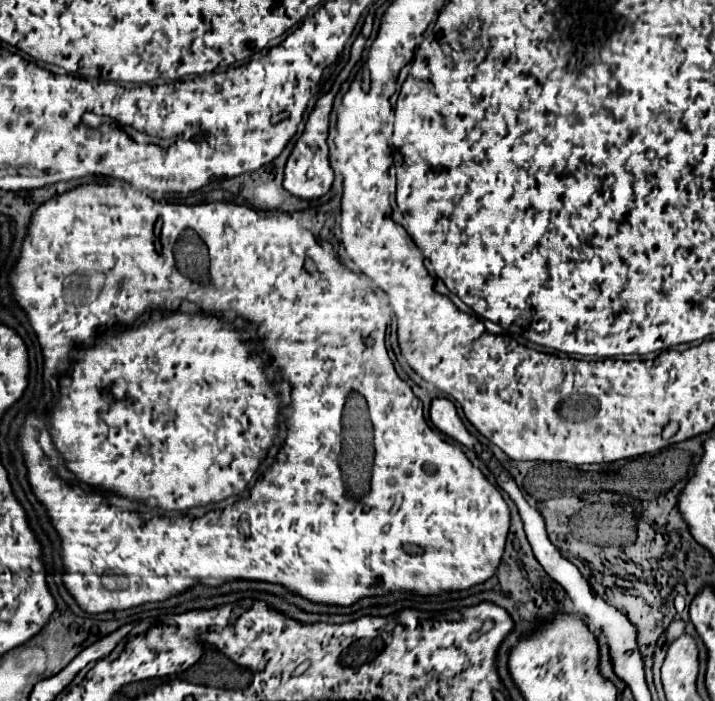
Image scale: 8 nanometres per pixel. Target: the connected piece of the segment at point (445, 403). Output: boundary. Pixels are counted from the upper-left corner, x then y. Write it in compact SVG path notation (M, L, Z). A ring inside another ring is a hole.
M435 398L431 402L431 414L429 416L431 416L433 426L437 430L441 430L447 438L451 438L451 440L455 440L455 442L459 442L459 444L463 444L467 448L473 448L475 438L467 432L465 424L461 422L461 418L459 418L459 414L457 414L451 400Z

